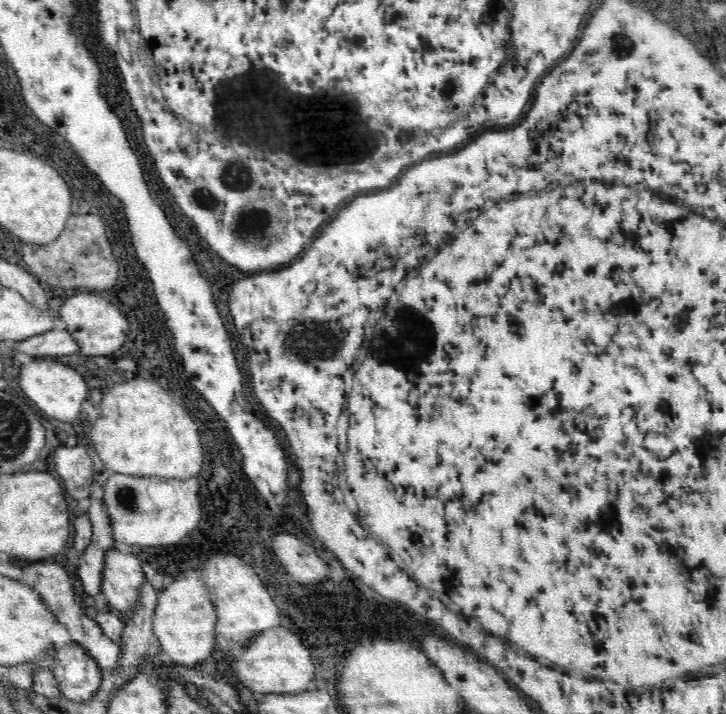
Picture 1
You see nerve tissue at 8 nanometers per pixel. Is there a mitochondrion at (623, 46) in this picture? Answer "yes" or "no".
yes

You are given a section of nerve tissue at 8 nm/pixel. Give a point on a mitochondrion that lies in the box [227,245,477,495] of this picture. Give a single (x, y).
(311, 341)

